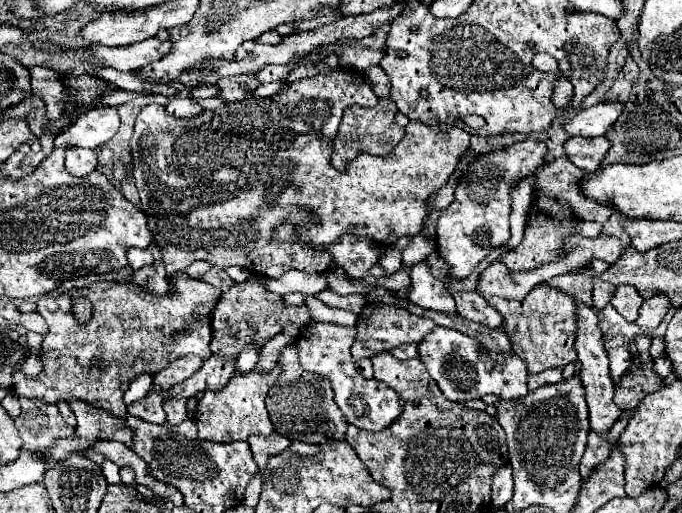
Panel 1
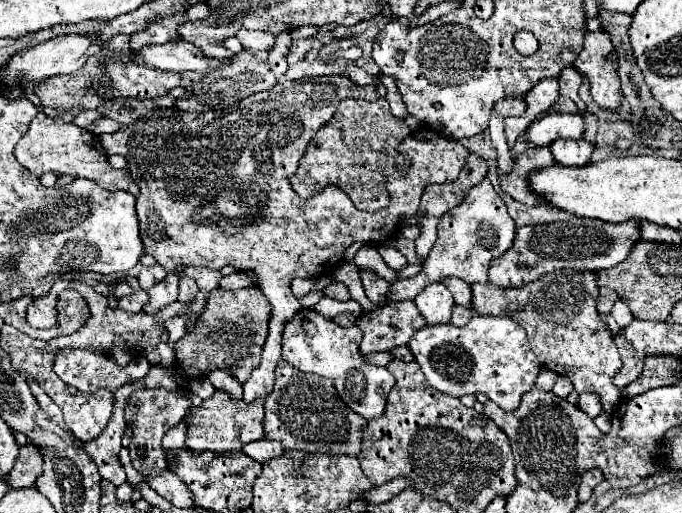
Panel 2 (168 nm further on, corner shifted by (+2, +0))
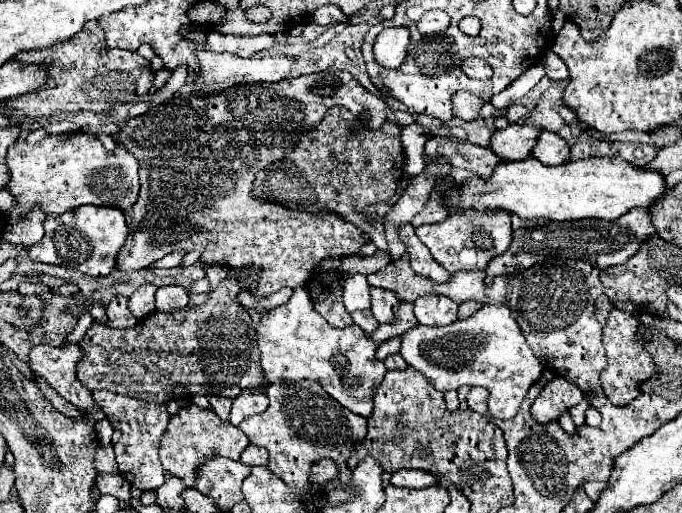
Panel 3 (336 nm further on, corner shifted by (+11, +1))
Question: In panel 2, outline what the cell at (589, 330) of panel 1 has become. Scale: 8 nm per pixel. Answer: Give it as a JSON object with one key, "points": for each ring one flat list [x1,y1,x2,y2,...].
{"points":[[580,393,578,407,580,407,582,411,586,411,592,419,604,413,604,409,602,409,602,401,598,401,598,395,596,395,596,393]]}

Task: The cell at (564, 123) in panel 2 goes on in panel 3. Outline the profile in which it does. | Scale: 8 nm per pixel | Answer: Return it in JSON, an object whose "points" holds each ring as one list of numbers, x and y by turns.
{"points":[[509,124,507,128,493,132,489,148,503,160,509,160,509,162,523,160,523,158,529,158,539,132,541,132,539,126]]}

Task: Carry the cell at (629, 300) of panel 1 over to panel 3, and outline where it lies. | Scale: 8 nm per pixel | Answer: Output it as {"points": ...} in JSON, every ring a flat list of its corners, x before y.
{"points":[[611,308,607,324,603,326,603,346,607,354,607,366,601,372,601,388,615,406,625,406,633,398,637,398,641,394,639,386,655,372,651,354,641,344,637,344,637,330,639,330,637,316,621,312,619,308]]}

